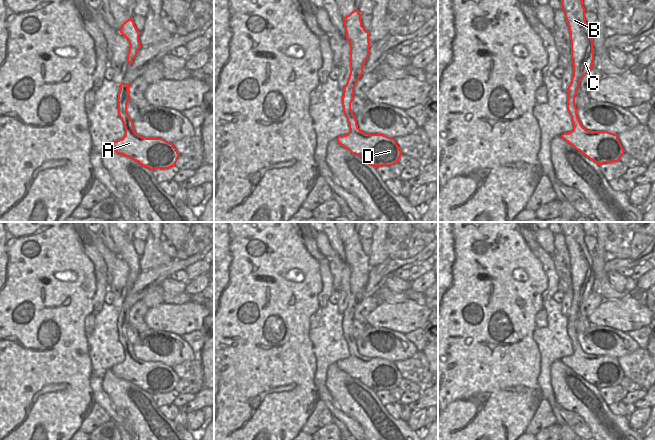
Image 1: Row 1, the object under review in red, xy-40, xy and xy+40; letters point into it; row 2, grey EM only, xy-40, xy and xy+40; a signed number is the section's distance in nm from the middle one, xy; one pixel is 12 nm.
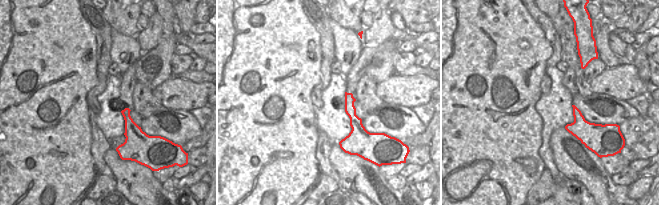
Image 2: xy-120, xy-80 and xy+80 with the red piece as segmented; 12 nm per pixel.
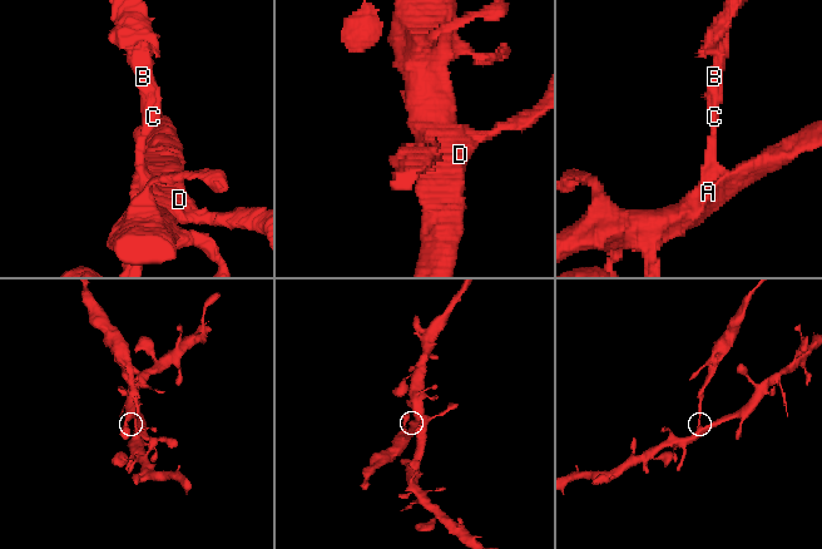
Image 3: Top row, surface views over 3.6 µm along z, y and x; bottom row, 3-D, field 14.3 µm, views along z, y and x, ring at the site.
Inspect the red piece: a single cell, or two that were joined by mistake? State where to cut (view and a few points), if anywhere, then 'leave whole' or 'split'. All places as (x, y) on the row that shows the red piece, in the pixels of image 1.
cut in xy along (353, 88), (344, 91); split

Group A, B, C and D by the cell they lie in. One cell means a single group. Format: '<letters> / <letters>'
A D / B C

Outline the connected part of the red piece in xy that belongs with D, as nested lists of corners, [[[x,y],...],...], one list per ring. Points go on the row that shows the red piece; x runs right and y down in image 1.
[[[354,89],[343,92],[343,112],[350,131],[346,135],[338,136],[337,142],[375,168],[398,163],[402,152],[394,138],[383,134],[364,133],[358,128],[357,120],[351,109],[353,94]]]

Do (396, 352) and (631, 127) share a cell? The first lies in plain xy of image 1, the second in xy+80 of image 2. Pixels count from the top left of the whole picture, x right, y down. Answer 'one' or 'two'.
two

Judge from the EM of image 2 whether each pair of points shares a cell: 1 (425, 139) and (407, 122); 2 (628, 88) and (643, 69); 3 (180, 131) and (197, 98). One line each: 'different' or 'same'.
1: different
2: different
3: different

